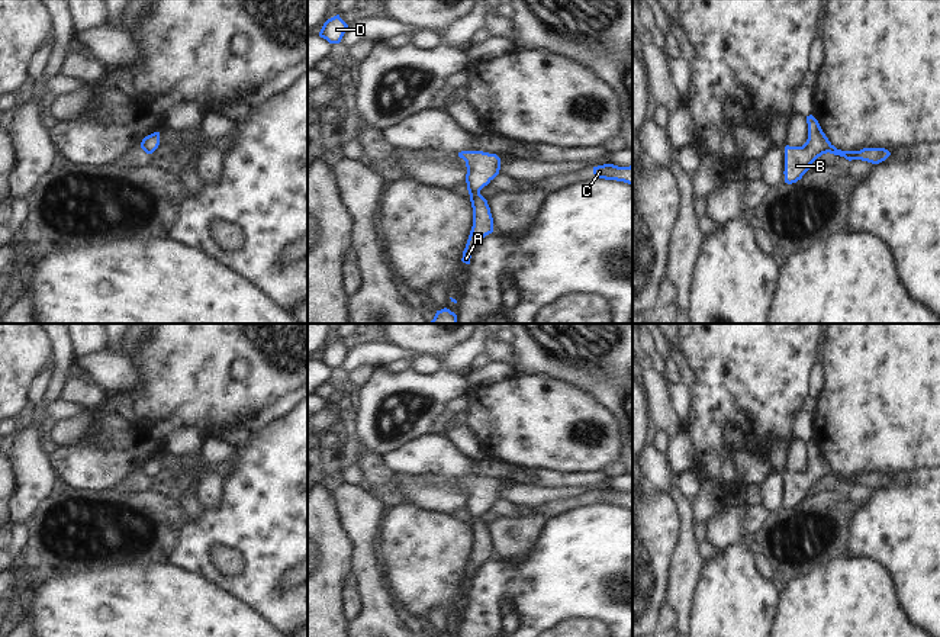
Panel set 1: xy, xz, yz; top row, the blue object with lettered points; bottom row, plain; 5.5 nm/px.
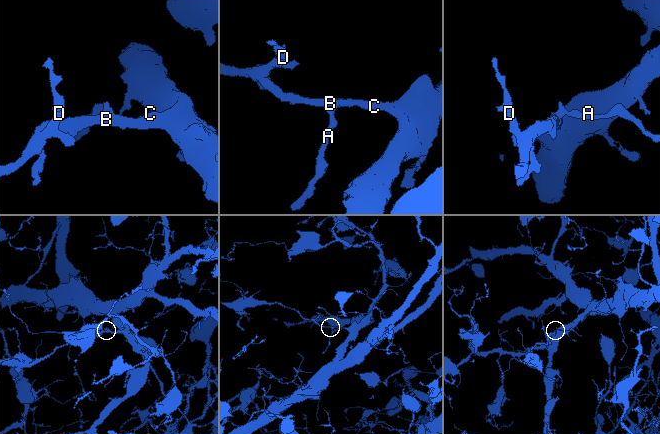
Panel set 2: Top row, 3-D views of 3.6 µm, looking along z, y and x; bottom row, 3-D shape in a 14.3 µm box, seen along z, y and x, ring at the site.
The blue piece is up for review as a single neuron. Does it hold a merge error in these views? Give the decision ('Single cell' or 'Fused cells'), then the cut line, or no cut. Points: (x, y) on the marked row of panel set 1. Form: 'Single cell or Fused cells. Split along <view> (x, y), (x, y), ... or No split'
Single cell. No split.

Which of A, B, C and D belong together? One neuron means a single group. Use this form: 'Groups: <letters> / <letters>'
Groups: A B C D.

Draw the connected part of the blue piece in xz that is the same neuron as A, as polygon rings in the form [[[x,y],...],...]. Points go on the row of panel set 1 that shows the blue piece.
[[[461,151],[458,157],[466,161],[466,183],[473,207],[473,226],[461,258],[463,263],[470,264],[477,242],[493,232],[490,207],[480,190],[499,174],[500,158],[483,151]]]

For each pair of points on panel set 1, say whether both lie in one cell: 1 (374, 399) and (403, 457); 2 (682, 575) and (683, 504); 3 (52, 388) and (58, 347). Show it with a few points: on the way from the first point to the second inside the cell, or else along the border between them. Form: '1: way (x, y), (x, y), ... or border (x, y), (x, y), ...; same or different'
1: border (427, 431), (382, 456); different
2: way (686, 557), (686, 521); same
3: way (57, 377), (60, 357); same

